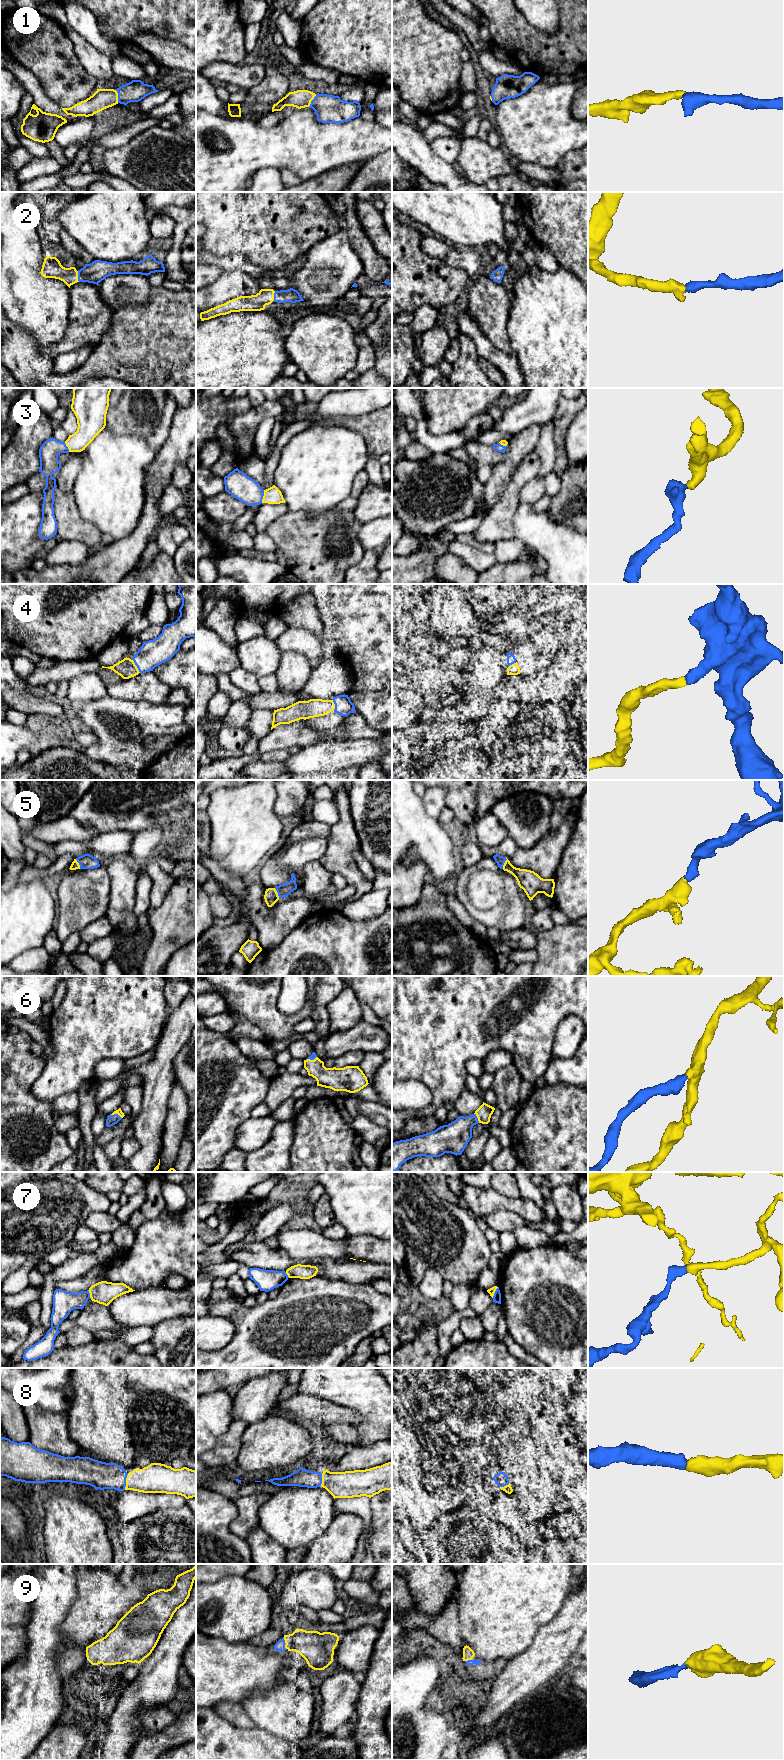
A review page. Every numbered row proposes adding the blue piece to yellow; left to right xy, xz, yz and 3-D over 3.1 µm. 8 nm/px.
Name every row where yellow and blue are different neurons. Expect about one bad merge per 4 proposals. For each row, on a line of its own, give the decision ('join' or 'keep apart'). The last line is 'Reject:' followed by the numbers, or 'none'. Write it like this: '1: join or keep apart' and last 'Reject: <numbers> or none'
1: join
2: join
3: join
4: join
5: join
6: join
7: keep apart
8: join
9: join
Reject: 7

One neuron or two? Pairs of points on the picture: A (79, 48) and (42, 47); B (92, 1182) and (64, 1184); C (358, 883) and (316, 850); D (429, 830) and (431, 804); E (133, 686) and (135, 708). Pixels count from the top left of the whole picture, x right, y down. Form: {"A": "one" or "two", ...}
{"A": "two", "B": "two", "C": "two", "D": "two", "E": "two"}

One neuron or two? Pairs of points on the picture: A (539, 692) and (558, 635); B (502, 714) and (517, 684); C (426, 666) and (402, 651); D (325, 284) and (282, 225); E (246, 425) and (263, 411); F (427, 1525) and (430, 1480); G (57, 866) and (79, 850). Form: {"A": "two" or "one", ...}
{"A": "two", "B": "two", "C": "one", "D": "two", "E": "one", "F": "two", "G": "two"}

